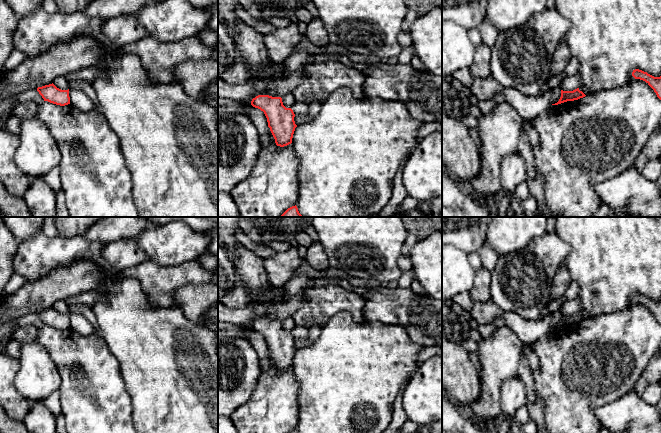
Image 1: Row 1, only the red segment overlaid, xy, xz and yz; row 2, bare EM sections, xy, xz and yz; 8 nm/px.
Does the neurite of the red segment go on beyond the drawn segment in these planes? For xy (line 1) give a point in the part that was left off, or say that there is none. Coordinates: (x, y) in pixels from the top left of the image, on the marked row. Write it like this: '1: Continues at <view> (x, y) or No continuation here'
1: No continuation here

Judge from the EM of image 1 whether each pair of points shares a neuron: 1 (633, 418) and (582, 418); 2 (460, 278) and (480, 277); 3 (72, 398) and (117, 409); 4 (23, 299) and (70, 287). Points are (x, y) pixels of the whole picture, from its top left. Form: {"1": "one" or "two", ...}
{"1": "two", "2": "two", "3": "one", "4": "one"}

